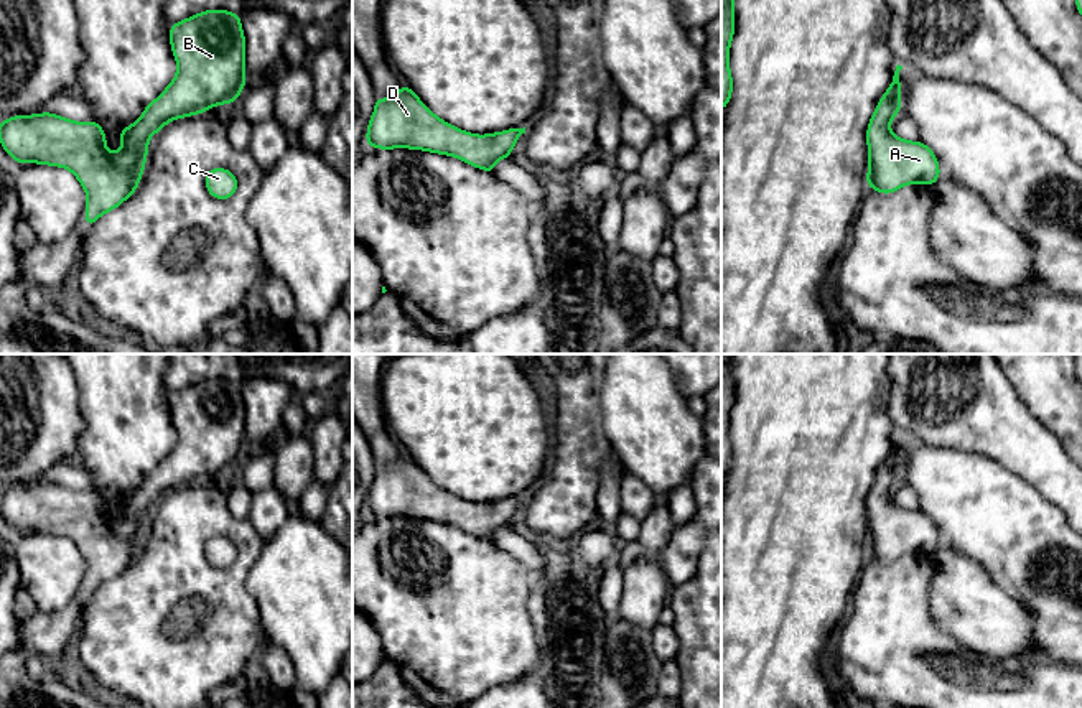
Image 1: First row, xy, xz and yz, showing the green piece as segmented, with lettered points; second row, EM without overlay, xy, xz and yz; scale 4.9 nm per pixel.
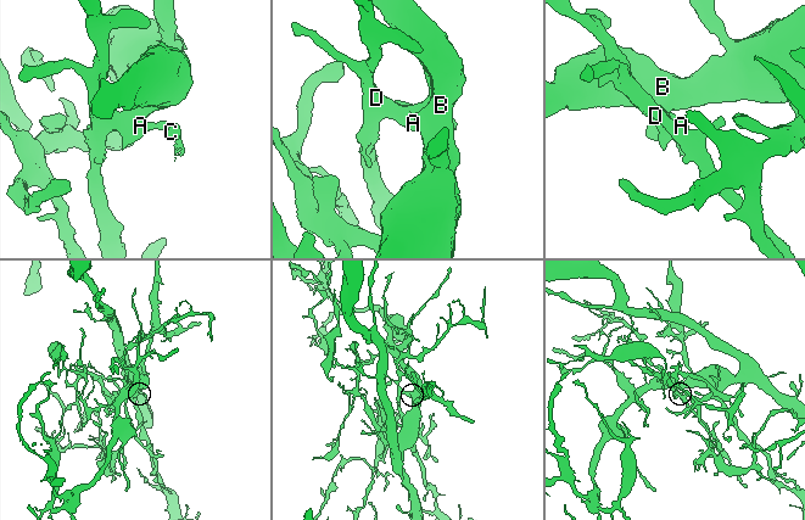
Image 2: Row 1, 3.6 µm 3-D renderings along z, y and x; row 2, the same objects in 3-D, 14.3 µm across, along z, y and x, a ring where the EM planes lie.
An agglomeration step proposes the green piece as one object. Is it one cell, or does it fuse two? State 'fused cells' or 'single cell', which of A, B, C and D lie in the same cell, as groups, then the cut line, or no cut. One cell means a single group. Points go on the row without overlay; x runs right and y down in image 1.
single cell; groups A B C D; cut none

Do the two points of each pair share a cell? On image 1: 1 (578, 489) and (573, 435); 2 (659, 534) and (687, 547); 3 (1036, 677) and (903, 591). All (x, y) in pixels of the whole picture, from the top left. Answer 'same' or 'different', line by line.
1: same
2: different
3: same

